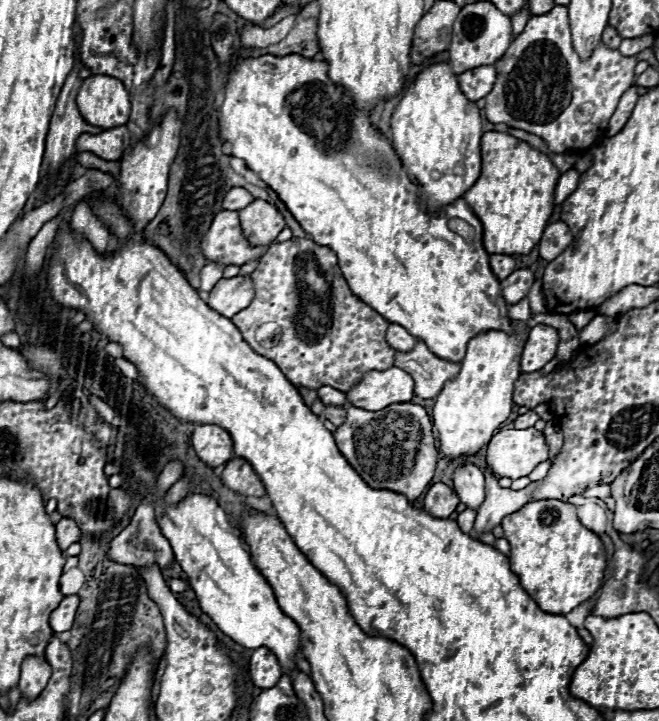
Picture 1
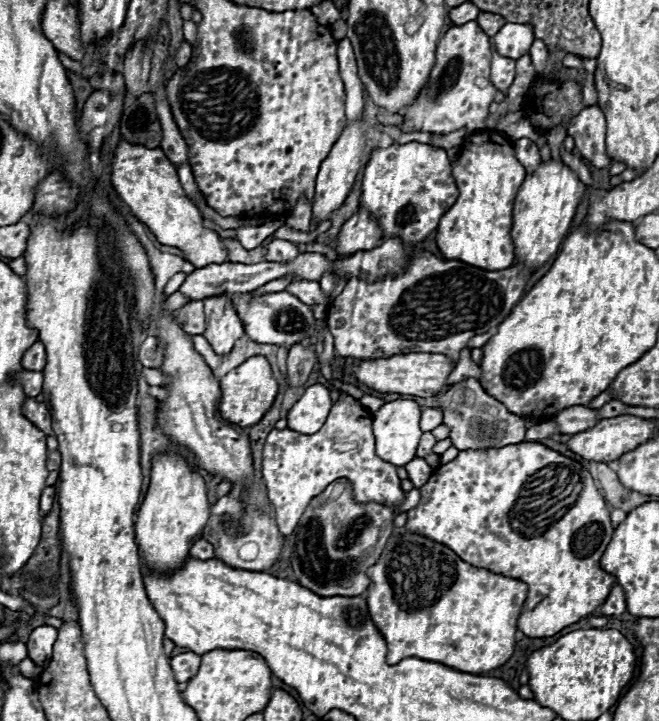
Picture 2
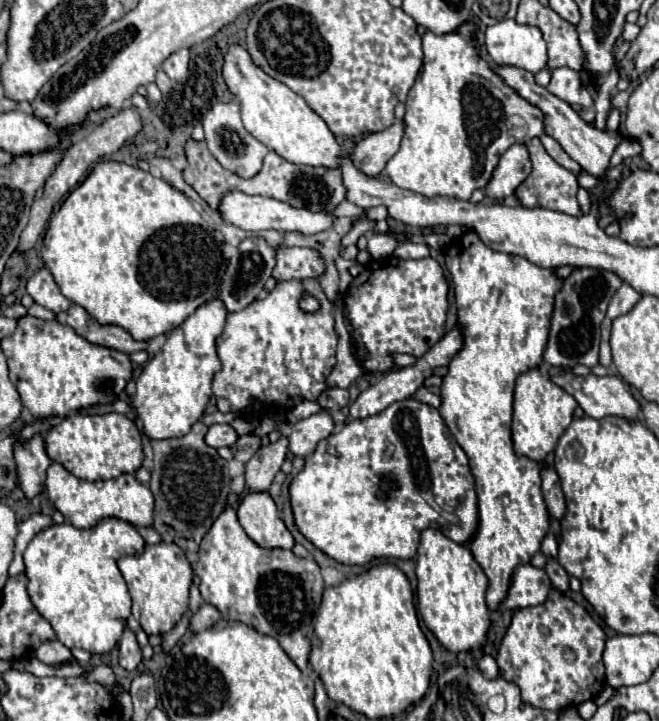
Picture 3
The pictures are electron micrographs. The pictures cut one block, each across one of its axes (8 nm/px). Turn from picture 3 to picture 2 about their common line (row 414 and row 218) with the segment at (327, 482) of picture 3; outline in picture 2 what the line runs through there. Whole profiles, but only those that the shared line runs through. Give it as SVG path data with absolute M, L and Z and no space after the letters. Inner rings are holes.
M406 142L406 144L390 144L388 148L378 146L372 150L362 170L358 208L368 210L380 222L384 238L400 238L402 244L416 246L424 242L438 228L442 214L446 214L452 208L456 198L458 198L458 190L452 178L452 166L446 152L428 144Z

